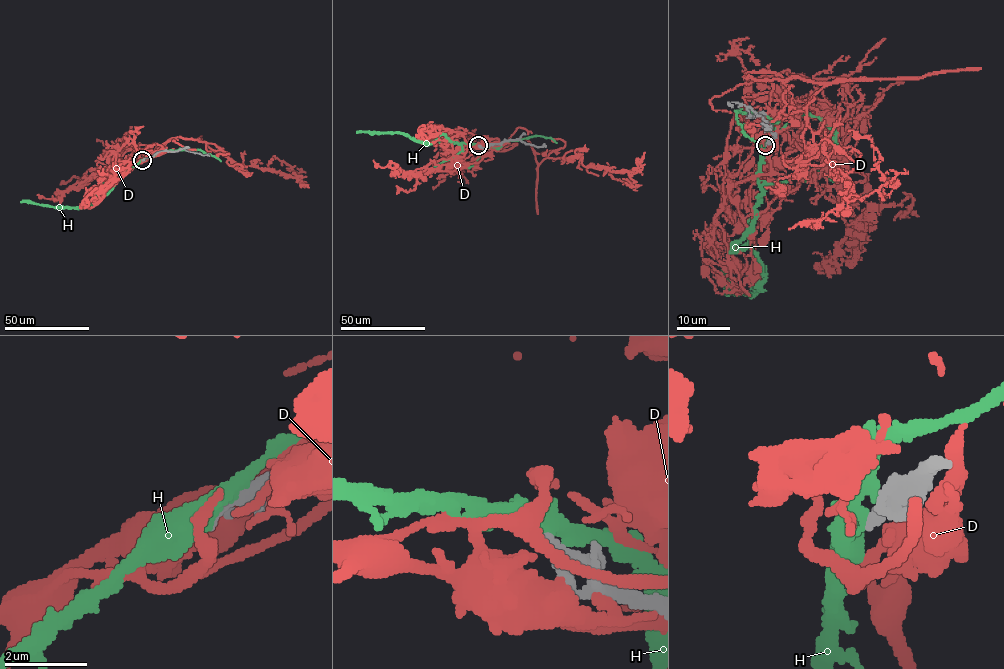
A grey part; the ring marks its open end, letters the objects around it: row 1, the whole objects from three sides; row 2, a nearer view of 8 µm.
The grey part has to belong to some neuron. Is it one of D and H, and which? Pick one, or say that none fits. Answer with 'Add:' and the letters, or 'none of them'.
Add: none of them

